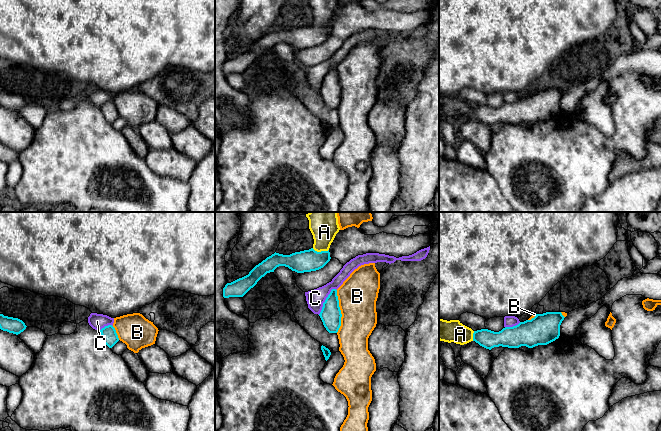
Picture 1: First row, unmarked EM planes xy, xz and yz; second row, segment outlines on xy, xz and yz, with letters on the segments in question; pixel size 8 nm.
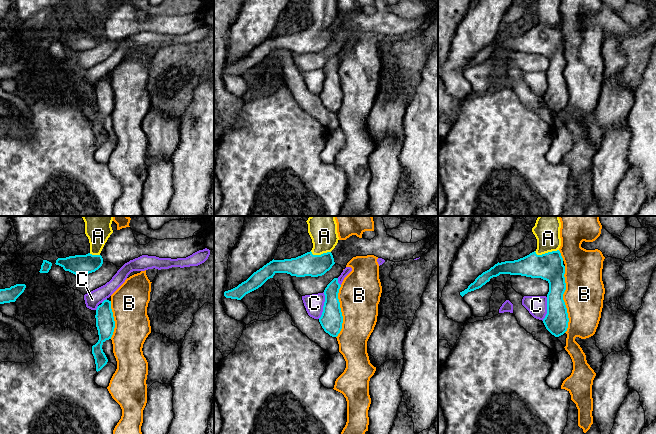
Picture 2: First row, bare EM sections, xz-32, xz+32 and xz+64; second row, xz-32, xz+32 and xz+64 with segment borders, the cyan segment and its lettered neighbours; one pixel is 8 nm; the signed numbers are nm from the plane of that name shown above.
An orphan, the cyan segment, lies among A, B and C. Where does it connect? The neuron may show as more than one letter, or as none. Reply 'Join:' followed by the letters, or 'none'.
Join: A

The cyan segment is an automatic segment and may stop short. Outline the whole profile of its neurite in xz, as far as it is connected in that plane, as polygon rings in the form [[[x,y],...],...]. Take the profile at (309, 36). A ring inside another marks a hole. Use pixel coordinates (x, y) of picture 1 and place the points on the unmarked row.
[[[309,0],[314,20],[309,26],[290,31],[274,29],[256,41],[248,51],[227,59],[223,64],[223,73],[243,73],[267,49],[274,48],[279,42],[285,42],[297,49],[311,48],[323,44],[331,35],[329,24],[339,0]]]

